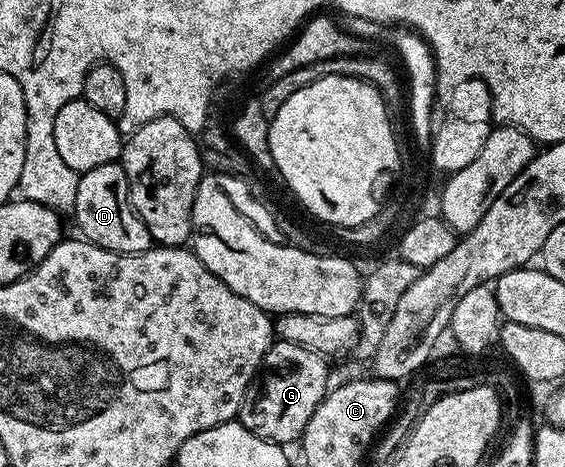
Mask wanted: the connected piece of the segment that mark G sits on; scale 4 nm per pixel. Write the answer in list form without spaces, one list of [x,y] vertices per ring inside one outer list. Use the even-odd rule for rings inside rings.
[[[276,340],[263,360],[268,377],[264,379],[256,397],[255,394],[249,395],[243,400],[237,418],[239,424],[253,431],[253,435],[272,441],[274,445],[287,447],[290,441],[298,442],[309,419],[313,419],[313,413],[329,391],[327,361],[324,354],[309,347],[297,347],[297,343]]]

